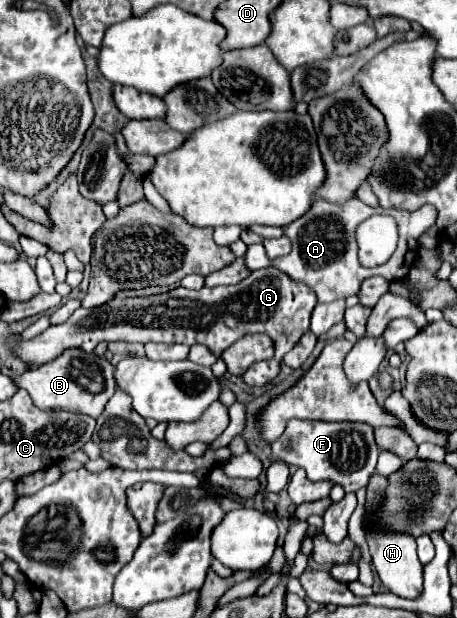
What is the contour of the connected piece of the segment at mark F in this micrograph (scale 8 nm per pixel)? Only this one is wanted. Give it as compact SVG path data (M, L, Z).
M288 421L284 433L272 441L272 455L288 465L304 467L308 479L322 481L332 479L340 483L346 493L358 491L368 483L368 477L376 469L378 447L374 441L374 429L364 423L326 423L326 421Z

